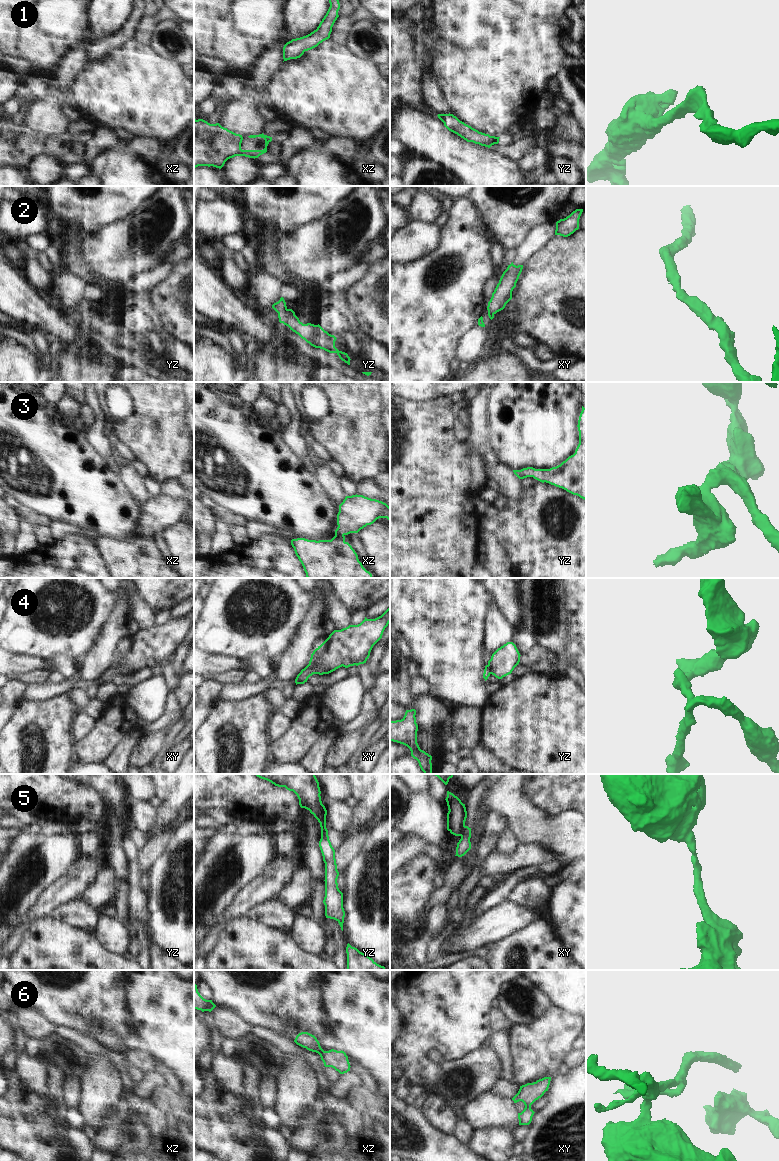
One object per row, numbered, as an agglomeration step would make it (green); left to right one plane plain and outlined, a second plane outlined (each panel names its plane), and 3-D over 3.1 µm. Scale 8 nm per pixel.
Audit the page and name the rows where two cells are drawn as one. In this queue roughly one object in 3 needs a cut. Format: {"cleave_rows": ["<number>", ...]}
{"cleave_rows": ["4", "5"]}

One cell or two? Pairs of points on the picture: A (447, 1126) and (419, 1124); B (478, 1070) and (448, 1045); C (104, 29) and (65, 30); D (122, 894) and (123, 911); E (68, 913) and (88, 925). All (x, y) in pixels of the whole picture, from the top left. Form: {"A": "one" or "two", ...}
{"A": "two", "B": "two", "C": "two", "D": "one", "E": "one"}

